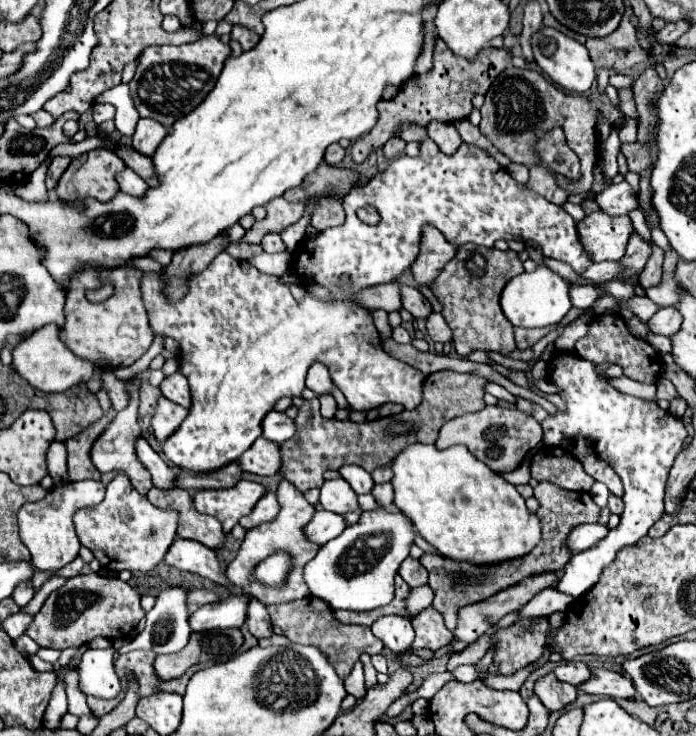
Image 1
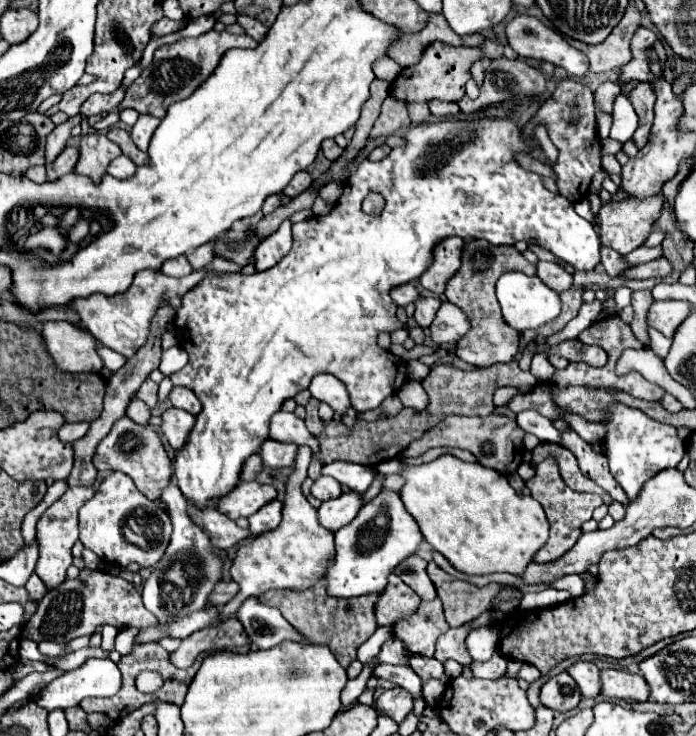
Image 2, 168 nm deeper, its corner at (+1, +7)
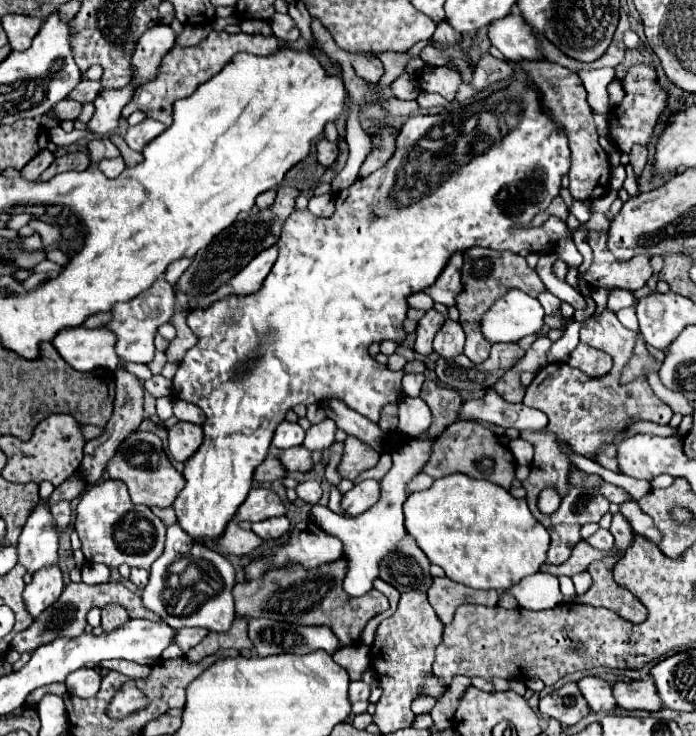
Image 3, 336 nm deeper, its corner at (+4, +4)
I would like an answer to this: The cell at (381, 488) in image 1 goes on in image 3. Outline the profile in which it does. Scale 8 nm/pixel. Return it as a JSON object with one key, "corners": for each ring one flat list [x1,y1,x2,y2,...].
{"corners":[[417,474,409,484,407,484,407,490,409,492,415,492,415,490,425,490,433,484,433,478,427,476,427,474]]}

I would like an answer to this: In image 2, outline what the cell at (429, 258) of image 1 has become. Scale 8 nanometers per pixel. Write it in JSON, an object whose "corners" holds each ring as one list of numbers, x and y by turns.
{"corners":[[458,237,444,239,442,245,438,245,434,251,434,263,418,279,420,285,432,293,442,295,448,279,454,277,454,273,458,273,458,269,460,269,462,247,464,247,464,241]]}

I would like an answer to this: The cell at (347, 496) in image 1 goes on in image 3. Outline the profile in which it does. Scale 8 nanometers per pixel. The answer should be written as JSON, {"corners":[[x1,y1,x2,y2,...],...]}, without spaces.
{"corners":[[309,480,309,482,301,482,301,484,297,486,297,494,299,494,301,500,305,500,305,502,309,502,309,504,317,504,317,502,321,500,323,490,321,490,319,482]]}

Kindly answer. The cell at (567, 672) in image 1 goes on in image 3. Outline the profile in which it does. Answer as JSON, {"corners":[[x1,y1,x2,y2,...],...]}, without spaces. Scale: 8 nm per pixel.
{"corners":[[583,676,579,682,577,682,583,698,587,700,589,708,593,712,609,712,613,710,617,704,615,704,615,698,611,696,611,684,597,678,597,676]]}

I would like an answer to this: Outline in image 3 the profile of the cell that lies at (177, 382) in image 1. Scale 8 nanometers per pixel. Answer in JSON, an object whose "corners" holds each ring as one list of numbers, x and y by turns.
{"corners":[[175,400,175,402,173,402,173,414,175,414,179,420,193,422,193,424,203,424,203,420,205,420,203,412,201,412,195,404,185,402,185,400]]}

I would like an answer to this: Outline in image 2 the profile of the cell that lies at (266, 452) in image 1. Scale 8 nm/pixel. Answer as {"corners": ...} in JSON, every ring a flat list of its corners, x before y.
{"corners":[[266,439,262,443,260,457,262,457,266,467,292,467,294,459,296,459,296,453,298,453,296,445,280,443,280,441,274,441,274,439]]}

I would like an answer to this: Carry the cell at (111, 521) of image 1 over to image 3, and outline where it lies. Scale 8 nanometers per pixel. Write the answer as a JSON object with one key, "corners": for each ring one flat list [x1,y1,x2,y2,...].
{"corners":[[103,480,89,486,77,506,75,530,81,538,81,550,87,562,101,562,109,568,129,564,149,570,151,564,163,554,165,524,157,518,149,506,133,504,127,486,121,480]]}

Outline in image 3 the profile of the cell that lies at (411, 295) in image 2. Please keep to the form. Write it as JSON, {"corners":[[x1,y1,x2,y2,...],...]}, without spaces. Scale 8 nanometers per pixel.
{"corners":[[415,292,407,298,407,304,409,308,419,308,419,310,427,310,427,308,433,308,433,300,425,294,425,292]]}

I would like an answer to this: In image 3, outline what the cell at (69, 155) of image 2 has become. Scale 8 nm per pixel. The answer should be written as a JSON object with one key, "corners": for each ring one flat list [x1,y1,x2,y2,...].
{"corners":[[69,152,65,156,59,156,43,174,41,180,51,180,55,174,59,172,67,172,67,170,85,170,89,166,89,156,85,152]]}

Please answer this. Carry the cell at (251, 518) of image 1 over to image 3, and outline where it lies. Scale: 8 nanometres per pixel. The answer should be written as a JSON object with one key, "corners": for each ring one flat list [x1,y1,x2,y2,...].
{"corners":[[273,516,273,518,267,518,263,522,253,522,251,530,257,536,261,536,263,540,279,538,279,536,283,536,289,530,289,520,285,516]]}

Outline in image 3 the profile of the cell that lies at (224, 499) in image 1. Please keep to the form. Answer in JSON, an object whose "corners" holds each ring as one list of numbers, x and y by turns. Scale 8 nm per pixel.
{"corners":[[253,488,247,496,247,500,239,506,235,520,249,520,249,522,259,522,271,516,281,516,285,514,285,506,281,498,271,490,271,488]]}

